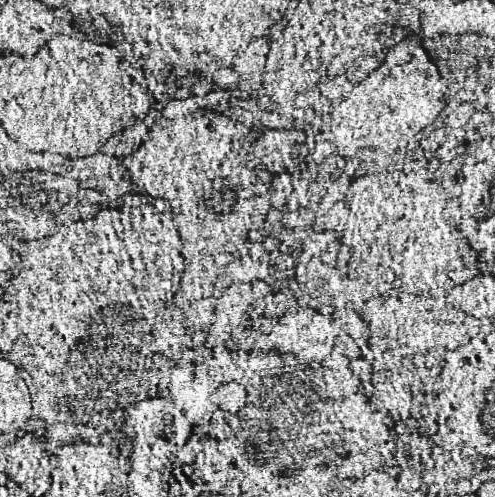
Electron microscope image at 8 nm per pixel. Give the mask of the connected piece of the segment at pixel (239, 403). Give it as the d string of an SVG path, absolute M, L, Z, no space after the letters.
M234 381L224 383L216 391L216 403L224 413L238 413L246 403L246 387Z

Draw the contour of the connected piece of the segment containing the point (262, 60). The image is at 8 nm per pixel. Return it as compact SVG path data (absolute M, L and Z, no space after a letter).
M258 37L244 47L244 51L240 53L234 65L234 71L240 75L240 79L260 81L264 65L266 65L268 49L270 49L270 41L266 37Z

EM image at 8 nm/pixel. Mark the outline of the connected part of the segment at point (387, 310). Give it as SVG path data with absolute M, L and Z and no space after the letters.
M420 169L416 175L378 171L354 177L342 195L342 203L348 209L342 237L352 247L344 299L346 307L358 313L370 327L370 351L364 351L364 357L370 363L372 403L378 413L392 421L408 417L420 421L420 427L432 435L436 433L434 399L438 395L442 355L448 349L460 347L476 331L476 319L448 303L448 291L474 273L474 257L468 253L458 229L448 225L444 213L448 193L428 169Z

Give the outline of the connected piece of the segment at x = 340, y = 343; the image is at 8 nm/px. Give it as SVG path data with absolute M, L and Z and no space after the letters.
M338 331L336 341L334 341L334 351L344 355L344 357L348 357L348 359L356 359L360 355L360 349L358 349L356 341L344 331Z

